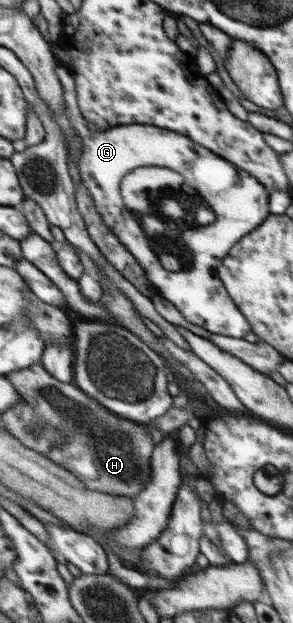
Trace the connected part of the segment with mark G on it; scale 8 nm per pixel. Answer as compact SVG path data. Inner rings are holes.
M60 62L56 64L56 72L62 81L69 121L82 139L82 156L78 162L80 179L92 195L102 221L126 245L138 264L141 264L146 278L156 289L157 297L164 297L169 305L175 305L189 323L199 325L213 334L237 339L245 337L252 331L250 323L224 288L218 269L229 250L244 235L261 225L270 214L268 189L256 177L211 153L209 149L193 143L190 137L181 137L182 133L147 124L112 126L104 131L91 130L78 106L73 74ZM149 165L169 167L181 173L187 185L193 187L216 213L215 223L207 227L197 227L197 231L183 233L191 255L191 267L183 269L181 273L163 273L163 262L155 250L149 249L149 239L136 214L123 202L120 188L123 177L135 167Z

